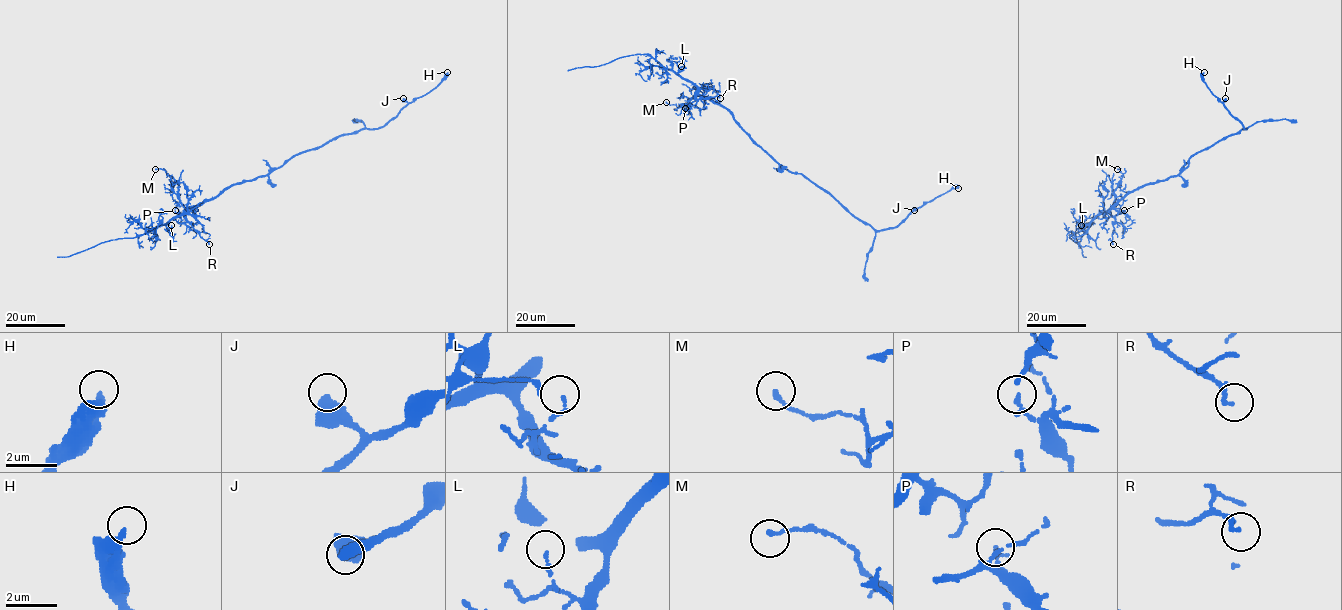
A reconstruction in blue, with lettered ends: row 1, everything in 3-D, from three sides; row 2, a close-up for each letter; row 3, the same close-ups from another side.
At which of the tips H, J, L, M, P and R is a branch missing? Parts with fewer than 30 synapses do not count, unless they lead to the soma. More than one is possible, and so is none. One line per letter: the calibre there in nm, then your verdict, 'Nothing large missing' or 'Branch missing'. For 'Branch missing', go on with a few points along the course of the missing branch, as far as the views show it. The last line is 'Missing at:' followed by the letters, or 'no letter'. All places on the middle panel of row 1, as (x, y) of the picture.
H: Thickness 360 nm. Nothing large missing
J: Thickness 600 nm. Nothing large missing
L: Thickness 130 nm. Nothing large missing
M: Thickness 170 nm. Nothing large missing
P: Thickness 140 nm. Nothing large missing
R: Thickness 140 nm. Nothing large missing
Missing at: no letter

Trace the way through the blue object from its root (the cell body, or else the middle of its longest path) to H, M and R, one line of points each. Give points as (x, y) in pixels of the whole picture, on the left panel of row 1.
H: (256, 177), (265, 176), (296, 155), (317, 149), (340, 135), (383, 127), (409, 103), (433, 90), (447, 72)
M: (256, 177), (235, 183), (197, 206), (186, 207), (179, 198), (178, 183), (164, 170), (155, 169)
R: (256, 177), (235, 183), (186, 210), (187, 221), (209, 244)

